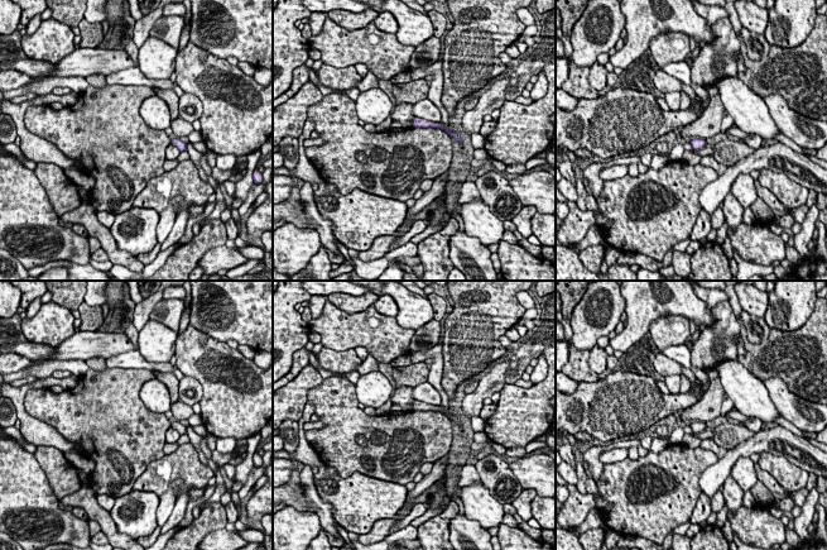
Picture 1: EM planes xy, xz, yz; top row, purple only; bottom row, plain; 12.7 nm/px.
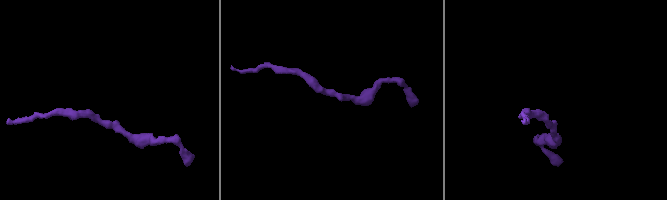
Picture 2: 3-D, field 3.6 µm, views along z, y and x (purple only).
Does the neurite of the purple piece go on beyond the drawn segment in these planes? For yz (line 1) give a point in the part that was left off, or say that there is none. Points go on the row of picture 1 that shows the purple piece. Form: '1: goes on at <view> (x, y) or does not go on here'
1: does not go on here

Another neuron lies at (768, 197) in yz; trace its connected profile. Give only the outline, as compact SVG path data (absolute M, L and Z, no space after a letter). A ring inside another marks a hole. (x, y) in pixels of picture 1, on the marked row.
M755 180L755 187L758 196L771 209L774 216L790 214L790 210L784 206L768 188L763 187L758 180Z

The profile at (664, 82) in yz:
M659 70L655 71L653 78L654 87L663 92L664 95L668 92L681 92L682 91L682 82L678 78L674 78L669 73Z

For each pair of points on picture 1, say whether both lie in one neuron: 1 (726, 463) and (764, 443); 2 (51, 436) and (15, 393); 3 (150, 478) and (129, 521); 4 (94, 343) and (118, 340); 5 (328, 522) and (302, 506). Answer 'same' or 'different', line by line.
1: same
2: same
3: different
4: same
5: different

